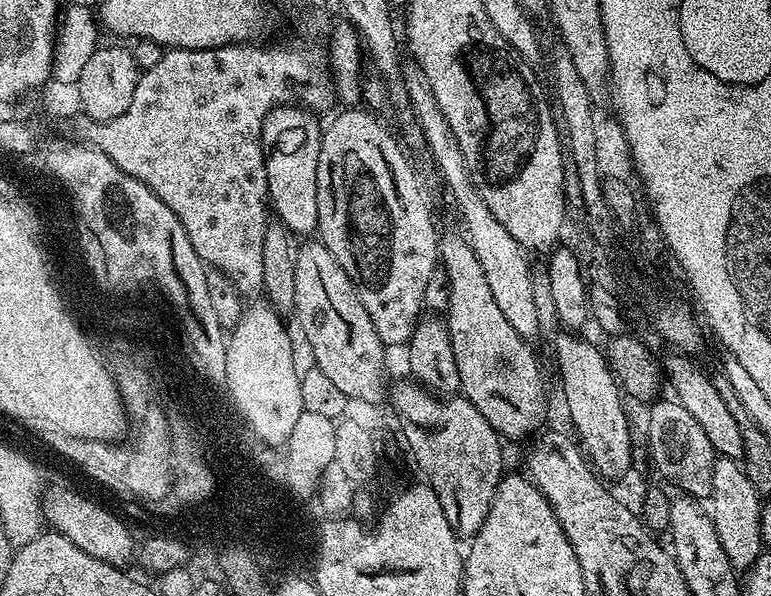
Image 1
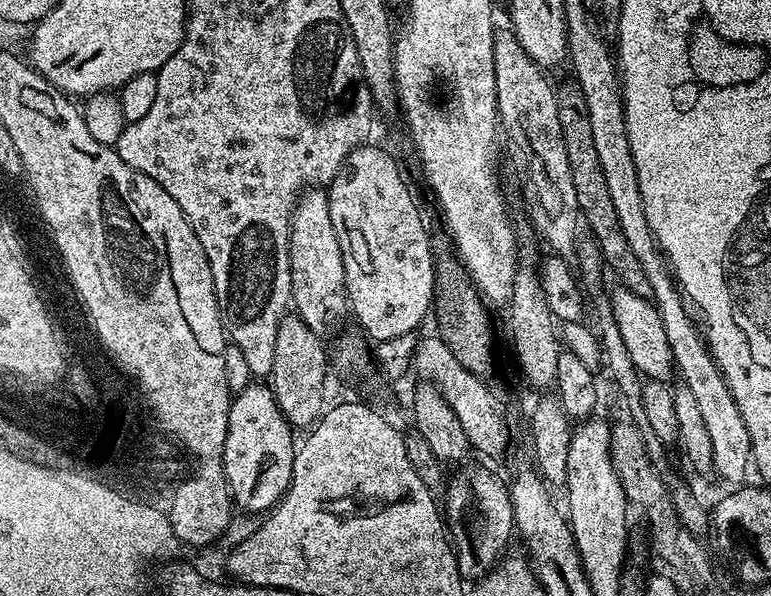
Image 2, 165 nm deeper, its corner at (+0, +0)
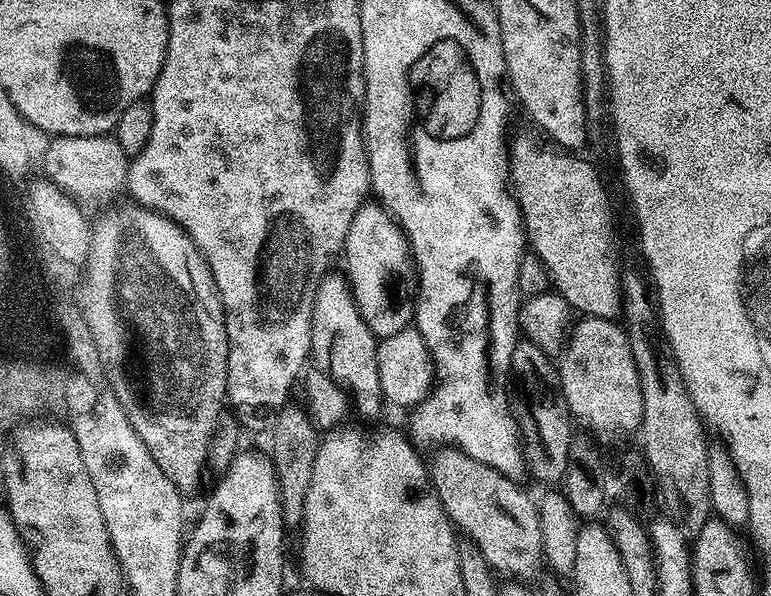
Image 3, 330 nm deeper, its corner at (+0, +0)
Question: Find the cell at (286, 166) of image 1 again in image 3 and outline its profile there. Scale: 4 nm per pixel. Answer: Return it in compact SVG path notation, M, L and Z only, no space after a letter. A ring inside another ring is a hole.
M328 274L320 281L312 311L311 359L317 369L323 369L336 383L352 391L351 403L364 416L372 416L385 403L378 378L376 346L378 337L362 318L352 297L352 287L343 275Z

